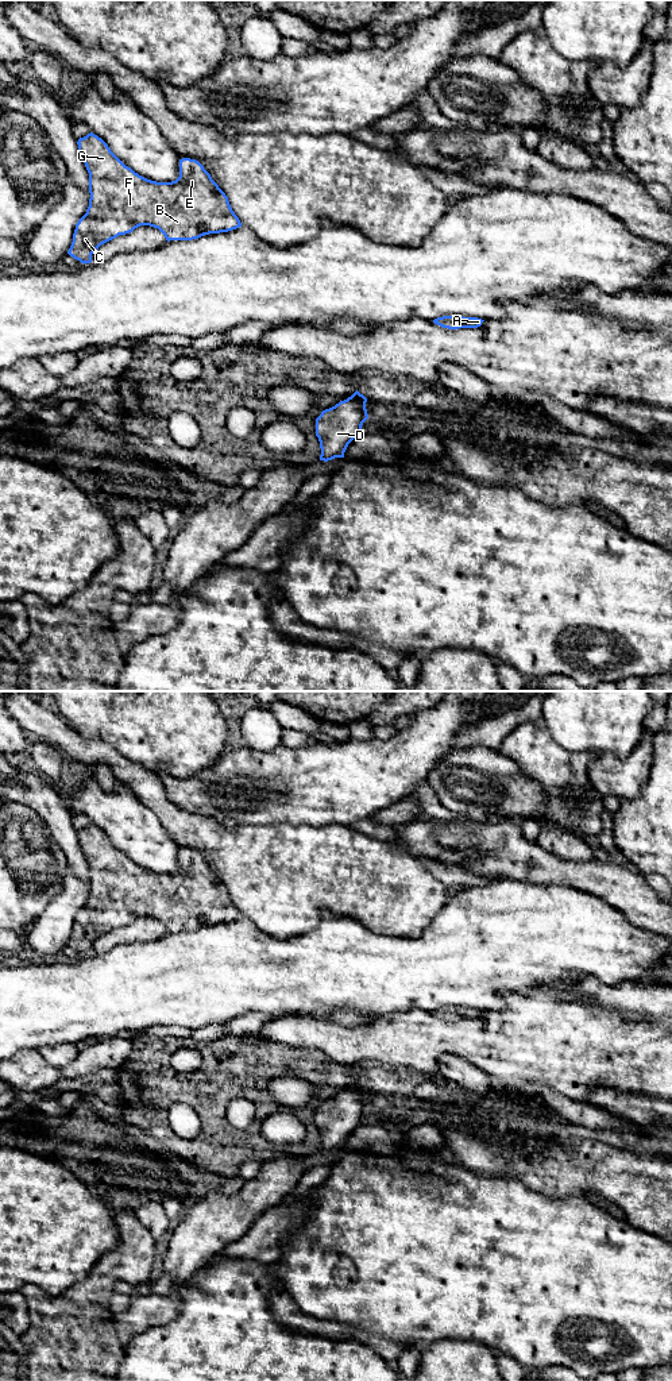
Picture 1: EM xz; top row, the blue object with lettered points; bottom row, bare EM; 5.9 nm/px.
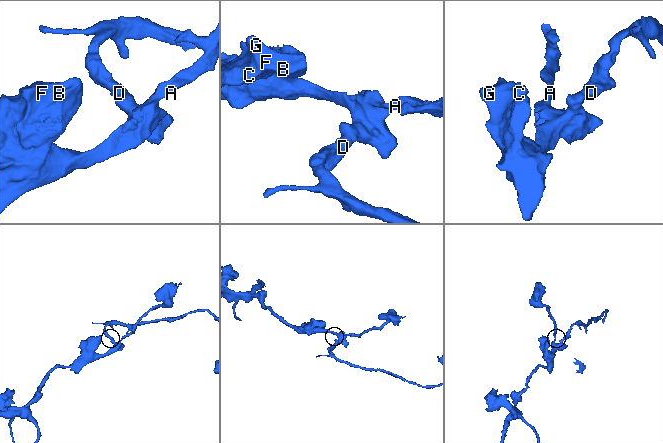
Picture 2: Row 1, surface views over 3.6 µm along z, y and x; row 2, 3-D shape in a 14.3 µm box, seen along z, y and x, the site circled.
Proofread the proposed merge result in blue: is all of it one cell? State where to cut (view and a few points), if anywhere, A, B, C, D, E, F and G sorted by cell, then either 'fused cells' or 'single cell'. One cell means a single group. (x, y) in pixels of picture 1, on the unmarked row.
no cut | A B C D E F G | single cell

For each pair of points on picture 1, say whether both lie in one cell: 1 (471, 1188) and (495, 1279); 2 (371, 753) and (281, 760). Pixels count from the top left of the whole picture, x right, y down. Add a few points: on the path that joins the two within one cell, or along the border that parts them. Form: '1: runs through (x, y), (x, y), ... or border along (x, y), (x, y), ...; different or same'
1: runs through (472, 1211), (472, 1245), (483, 1256); same
2: runs through (348, 762), (304, 762); same

